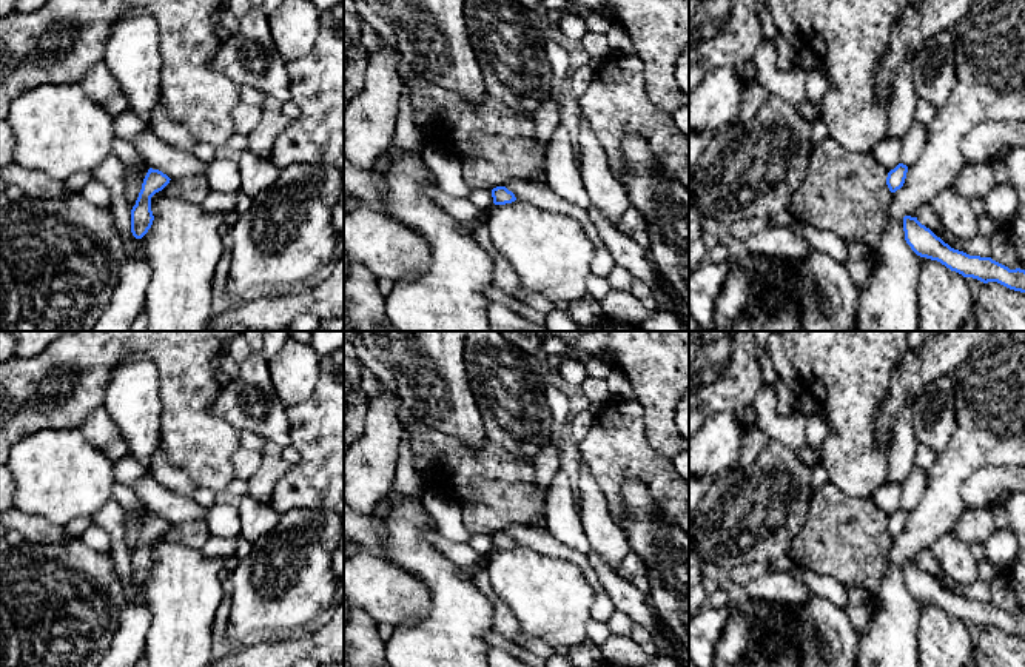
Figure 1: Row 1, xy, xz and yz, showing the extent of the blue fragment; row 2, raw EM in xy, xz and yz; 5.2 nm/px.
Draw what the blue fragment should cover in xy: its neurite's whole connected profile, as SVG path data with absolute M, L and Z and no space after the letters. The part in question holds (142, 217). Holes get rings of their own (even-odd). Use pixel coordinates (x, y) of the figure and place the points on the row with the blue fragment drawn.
M150 168L136 205L131 209L131 233L136 239L142 239L153 225L154 216L151 211L151 197L162 191L168 183L170 177L159 169Z

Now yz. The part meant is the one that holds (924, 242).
M905 216L903 231L906 243L917 256L937 260L963 277L973 277L983 283L997 282L1010 290L1025 293L1025 270L1010 270L991 257L970 256L954 250L922 225L917 217Z

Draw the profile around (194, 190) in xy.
M191 176L183 179L171 179L170 183L151 197L151 206L160 199L171 197L200 205L211 193L205 176Z

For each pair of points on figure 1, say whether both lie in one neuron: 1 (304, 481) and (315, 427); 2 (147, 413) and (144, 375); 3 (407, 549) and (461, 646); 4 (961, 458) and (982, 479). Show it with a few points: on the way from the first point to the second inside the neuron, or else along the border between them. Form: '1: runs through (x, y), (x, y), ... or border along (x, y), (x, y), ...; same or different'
1: runs through (313, 467), (313, 441); same
2: runs through (144, 404), (144, 384); same
3: runs through (432, 573), (453, 598), (457, 621); same
4: border along (1008, 465), (981, 465), (962, 486), (965, 506); different

